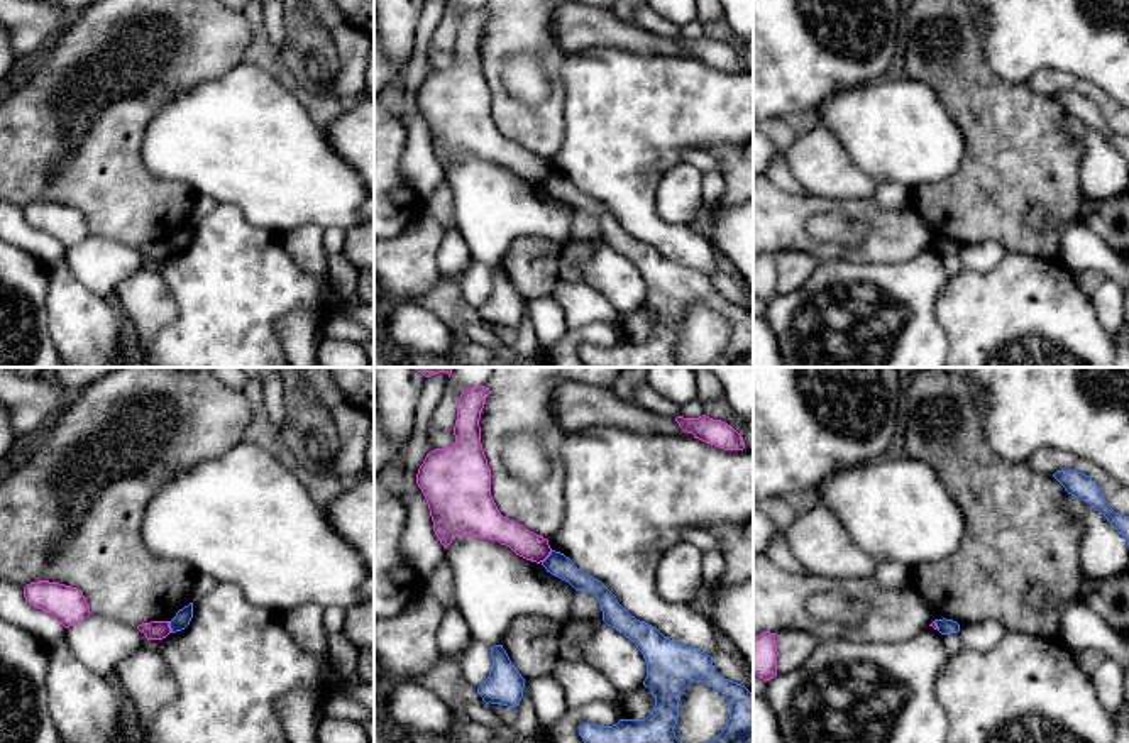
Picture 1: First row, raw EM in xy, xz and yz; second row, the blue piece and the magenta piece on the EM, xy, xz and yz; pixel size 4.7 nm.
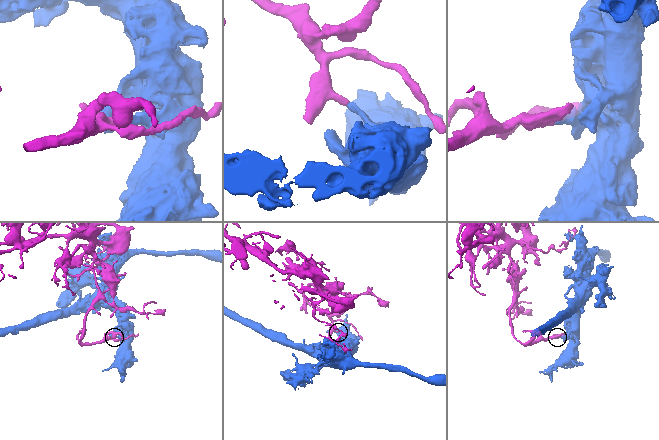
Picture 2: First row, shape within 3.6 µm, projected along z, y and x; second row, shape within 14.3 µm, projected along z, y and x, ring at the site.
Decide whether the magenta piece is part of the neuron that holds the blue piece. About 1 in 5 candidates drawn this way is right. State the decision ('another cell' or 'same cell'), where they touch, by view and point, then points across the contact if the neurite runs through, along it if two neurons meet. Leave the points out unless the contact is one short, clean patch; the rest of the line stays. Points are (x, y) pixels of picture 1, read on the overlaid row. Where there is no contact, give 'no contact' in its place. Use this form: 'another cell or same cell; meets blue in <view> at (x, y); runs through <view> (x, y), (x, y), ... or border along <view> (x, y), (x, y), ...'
another cell; meets blue in xz at (547, 557); border along xz (552, 550), (542, 562)

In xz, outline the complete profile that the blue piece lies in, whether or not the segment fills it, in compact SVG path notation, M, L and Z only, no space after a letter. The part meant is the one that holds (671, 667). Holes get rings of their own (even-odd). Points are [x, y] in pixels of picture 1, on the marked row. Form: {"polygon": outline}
{"polygon": "M552 550L542 565L576 591L592 592L601 604L603 621L630 638L647 662L643 685L655 696L645 719L620 719L613 726L582 723L584 743L682 743L675 736L679 701L692 682L704 682L730 702L730 719L708 743L753 743L753 694L741 684L721 677L713 657L664 636L655 626L631 616L598 579L582 572L560 552Z"}

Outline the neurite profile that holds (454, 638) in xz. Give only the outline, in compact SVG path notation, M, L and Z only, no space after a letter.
M442 559L425 579L425 589L445 608L437 631L440 657L455 658L462 677L479 687L493 669L491 647L472 640L465 618L455 604L452 567L447 559Z

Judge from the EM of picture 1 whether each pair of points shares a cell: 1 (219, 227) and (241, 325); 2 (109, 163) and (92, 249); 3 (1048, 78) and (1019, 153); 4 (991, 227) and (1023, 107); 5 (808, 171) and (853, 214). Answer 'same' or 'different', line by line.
1: same
2: different
3: different
4: same
5: different

